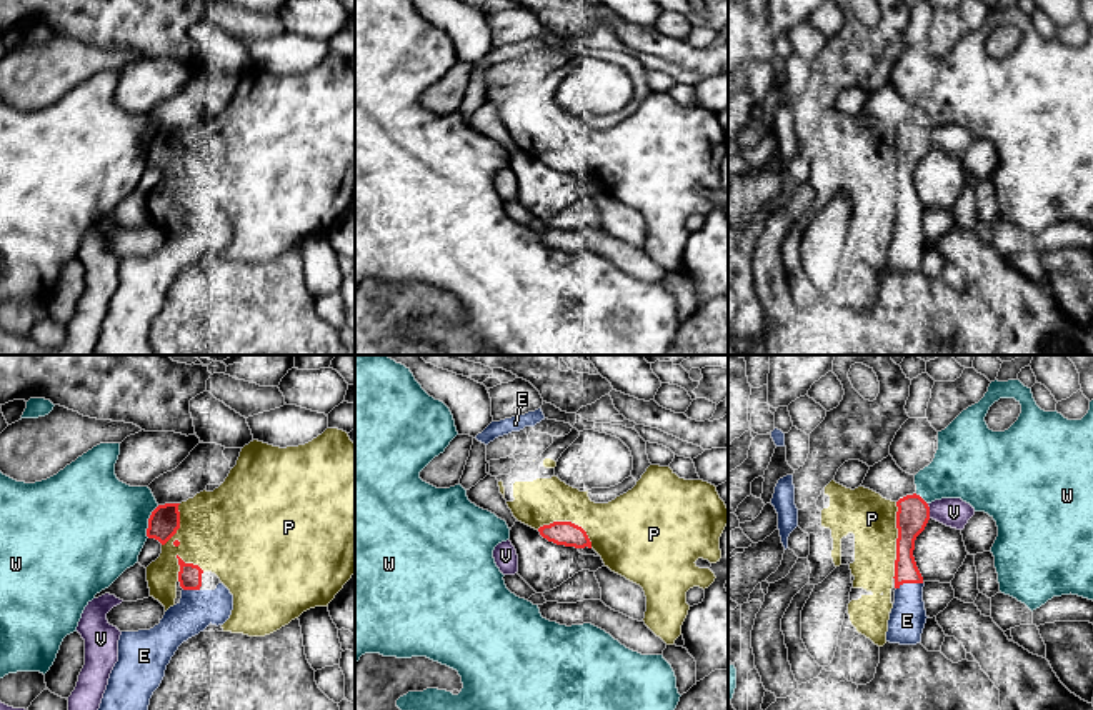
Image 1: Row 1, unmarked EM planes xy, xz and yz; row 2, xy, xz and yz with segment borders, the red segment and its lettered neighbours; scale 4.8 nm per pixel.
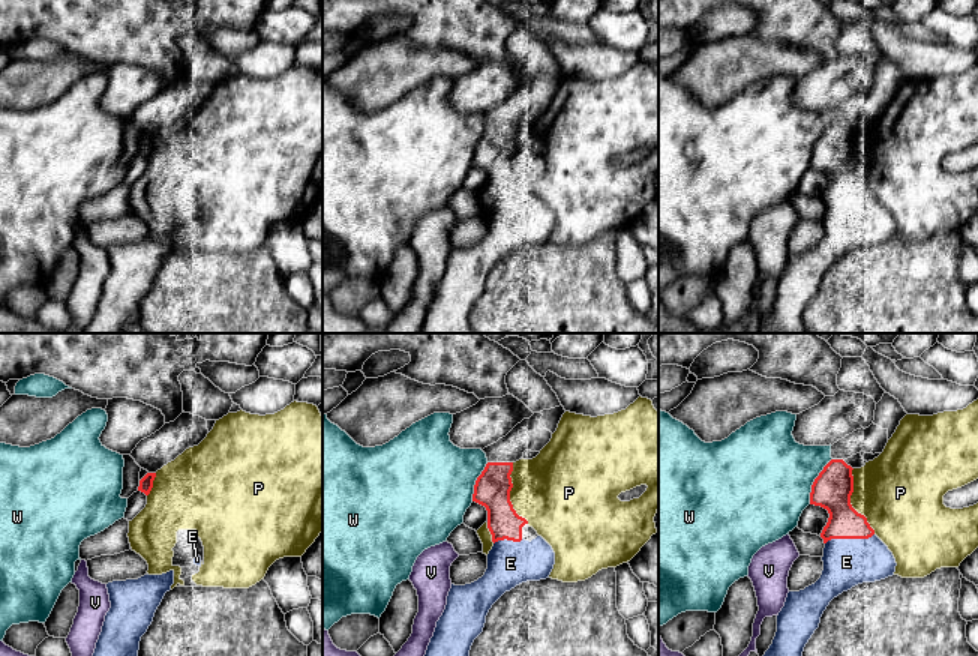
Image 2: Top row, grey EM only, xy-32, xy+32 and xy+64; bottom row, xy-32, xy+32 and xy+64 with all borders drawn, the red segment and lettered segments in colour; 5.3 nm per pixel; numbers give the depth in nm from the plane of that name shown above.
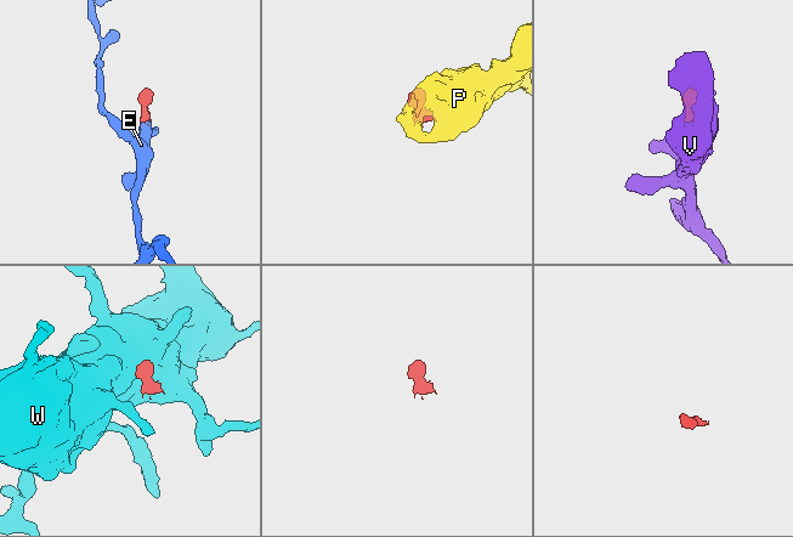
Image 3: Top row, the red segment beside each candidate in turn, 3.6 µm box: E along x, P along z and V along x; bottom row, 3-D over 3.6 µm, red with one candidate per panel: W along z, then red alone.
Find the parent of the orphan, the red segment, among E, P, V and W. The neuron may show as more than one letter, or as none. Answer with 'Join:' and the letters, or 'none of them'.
Join: E

